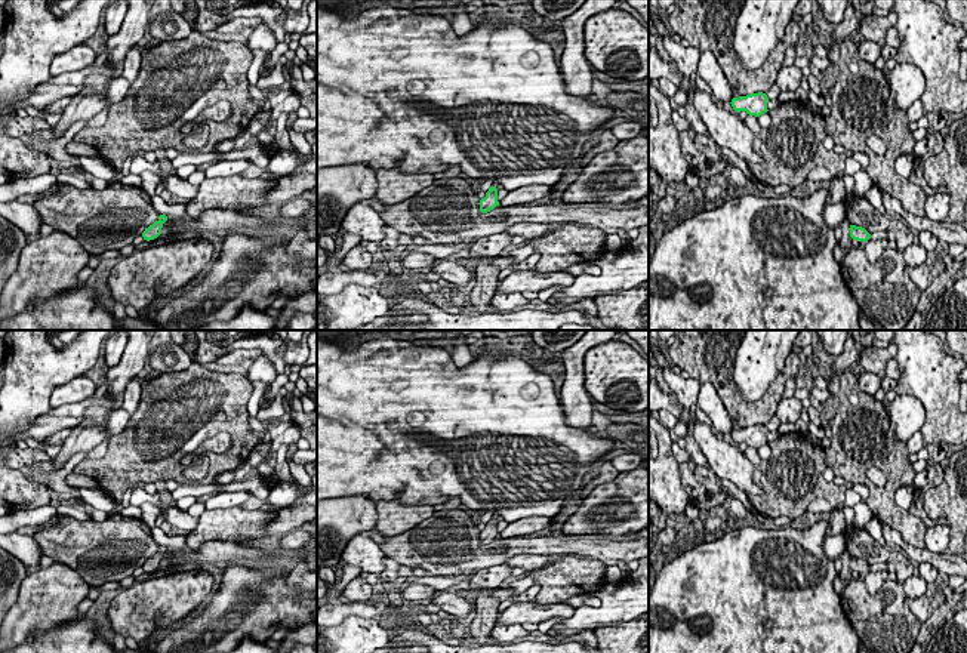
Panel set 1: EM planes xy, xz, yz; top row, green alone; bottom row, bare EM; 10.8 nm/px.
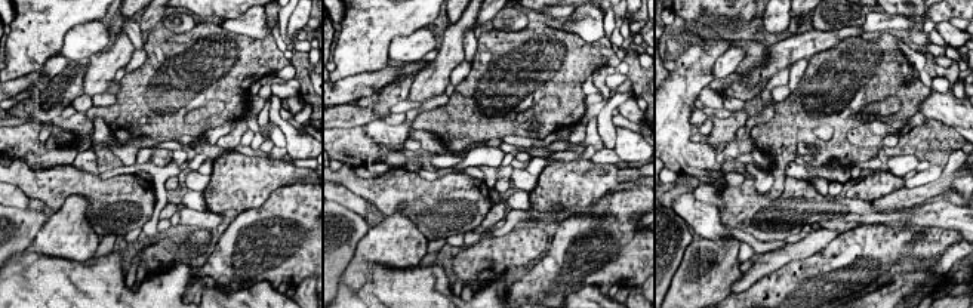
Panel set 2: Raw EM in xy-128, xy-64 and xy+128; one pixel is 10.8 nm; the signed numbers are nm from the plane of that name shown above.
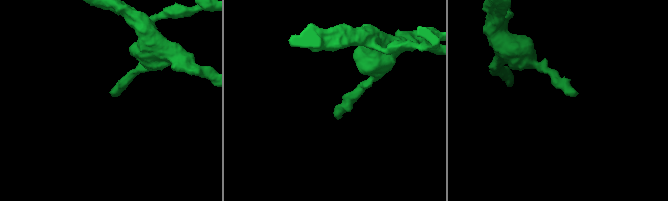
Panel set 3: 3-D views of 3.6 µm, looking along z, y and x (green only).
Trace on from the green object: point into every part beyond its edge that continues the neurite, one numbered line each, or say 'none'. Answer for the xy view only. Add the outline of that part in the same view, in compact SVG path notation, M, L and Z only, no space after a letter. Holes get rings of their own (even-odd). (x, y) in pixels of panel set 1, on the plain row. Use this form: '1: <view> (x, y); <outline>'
none

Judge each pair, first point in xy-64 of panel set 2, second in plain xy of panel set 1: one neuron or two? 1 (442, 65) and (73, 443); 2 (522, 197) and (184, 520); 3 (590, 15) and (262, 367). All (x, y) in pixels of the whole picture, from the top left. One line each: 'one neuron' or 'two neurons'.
1: one neuron
2: two neurons
3: one neuron

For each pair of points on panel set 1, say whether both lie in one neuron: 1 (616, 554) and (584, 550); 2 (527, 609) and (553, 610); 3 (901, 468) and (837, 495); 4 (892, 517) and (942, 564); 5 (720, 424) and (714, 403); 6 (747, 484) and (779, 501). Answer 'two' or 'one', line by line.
1: one
2: one
3: two
4: two
5: one
6: two

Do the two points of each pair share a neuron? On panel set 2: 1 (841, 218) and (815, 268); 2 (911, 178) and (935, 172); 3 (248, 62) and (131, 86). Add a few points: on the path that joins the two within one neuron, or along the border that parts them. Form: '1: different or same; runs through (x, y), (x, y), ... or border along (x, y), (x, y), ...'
1: different; border along (875, 222), (864, 222), (841, 233)
2: same; runs through (917, 178), (929, 175)
3: same; runs through (218, 83), (200, 95), (160, 94)

